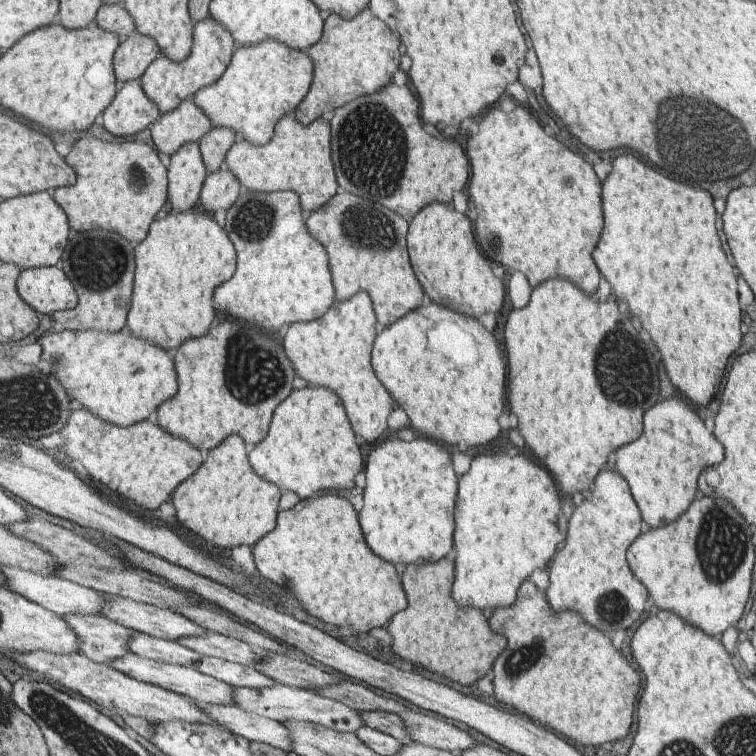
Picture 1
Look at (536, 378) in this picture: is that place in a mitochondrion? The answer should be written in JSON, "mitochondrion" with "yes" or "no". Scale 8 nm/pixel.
{"mitochondrion":"no"}

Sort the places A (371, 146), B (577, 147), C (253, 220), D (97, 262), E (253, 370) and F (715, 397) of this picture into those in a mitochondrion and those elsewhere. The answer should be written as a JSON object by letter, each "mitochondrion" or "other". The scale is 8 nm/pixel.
{"A":"mitochondrion","B":"other","C":"mitochondrion","D":"mitochondrion","E":"mitochondrion","F":"other"}

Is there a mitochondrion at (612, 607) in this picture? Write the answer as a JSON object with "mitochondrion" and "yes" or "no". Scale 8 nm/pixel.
{"mitochondrion":"yes"}

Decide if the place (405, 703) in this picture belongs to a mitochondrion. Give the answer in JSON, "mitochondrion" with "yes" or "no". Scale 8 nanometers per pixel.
{"mitochondrion":"no"}

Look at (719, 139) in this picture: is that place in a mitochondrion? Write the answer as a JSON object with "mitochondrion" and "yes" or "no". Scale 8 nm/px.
{"mitochondrion":"yes"}

